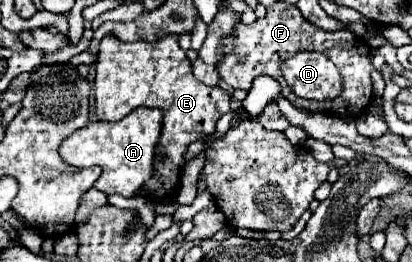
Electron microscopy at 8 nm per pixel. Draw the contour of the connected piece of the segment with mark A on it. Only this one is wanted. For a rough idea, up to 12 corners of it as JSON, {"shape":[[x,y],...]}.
{"shape":[[164,112],[94,120],[60,144],[64,162],[98,162],[96,188],[136,196],[154,174]]}

